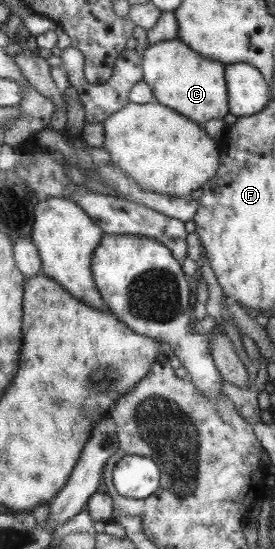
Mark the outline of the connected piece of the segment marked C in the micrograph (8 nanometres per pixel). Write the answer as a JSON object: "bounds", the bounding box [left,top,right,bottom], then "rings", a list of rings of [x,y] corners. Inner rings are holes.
{"bounds":[143,38,227,124],"rings":[[[175,38],[147,45],[143,58],[143,81],[149,86],[154,102],[171,108],[196,124],[212,118],[222,119],[226,110],[227,84],[224,84],[225,65],[208,60]]]}

